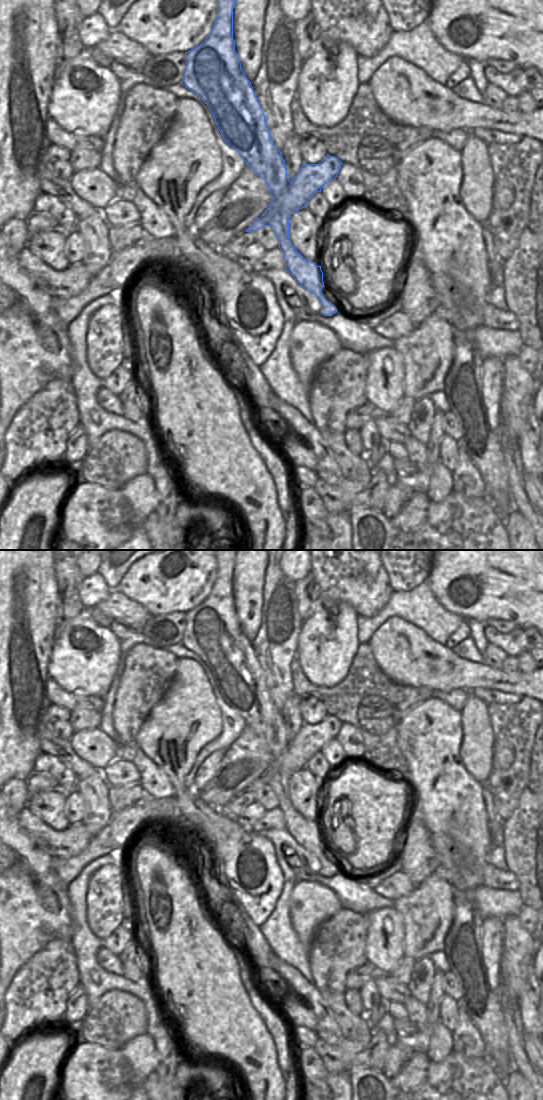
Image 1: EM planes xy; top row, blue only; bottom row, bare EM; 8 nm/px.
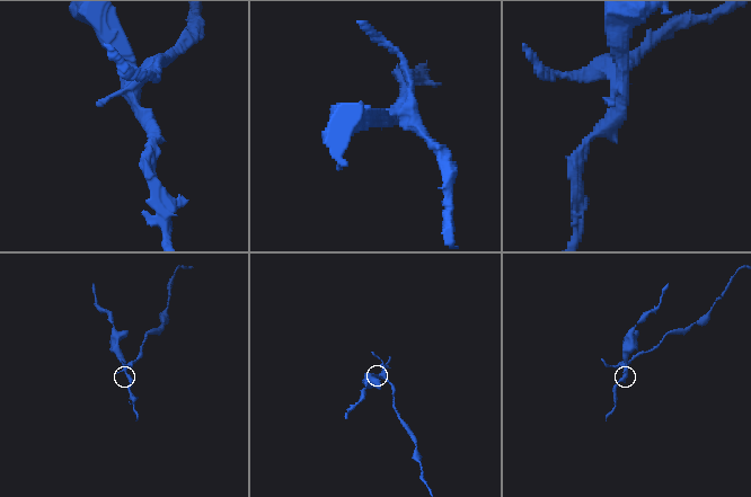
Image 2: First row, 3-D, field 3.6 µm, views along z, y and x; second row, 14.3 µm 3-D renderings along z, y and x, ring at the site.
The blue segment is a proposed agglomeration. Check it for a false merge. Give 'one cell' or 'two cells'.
two cells

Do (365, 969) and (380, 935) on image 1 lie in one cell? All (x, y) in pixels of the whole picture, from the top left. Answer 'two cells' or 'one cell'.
two cells

